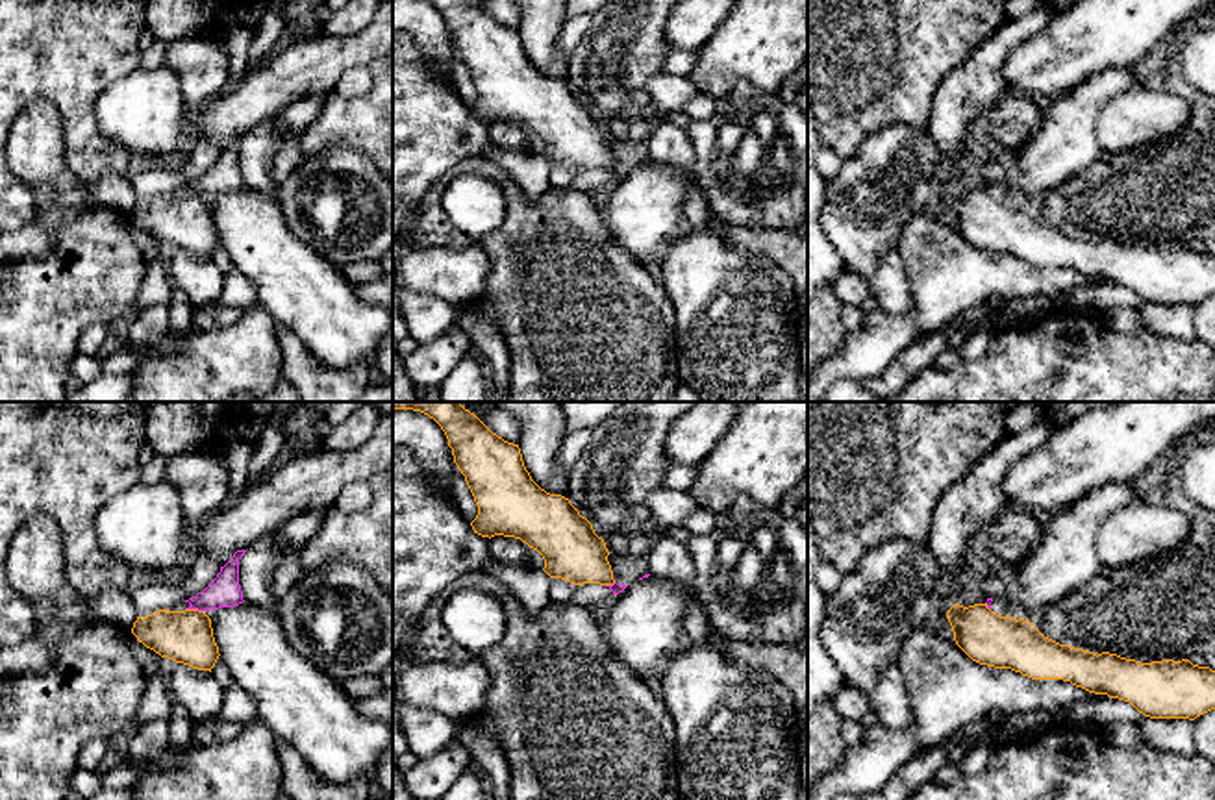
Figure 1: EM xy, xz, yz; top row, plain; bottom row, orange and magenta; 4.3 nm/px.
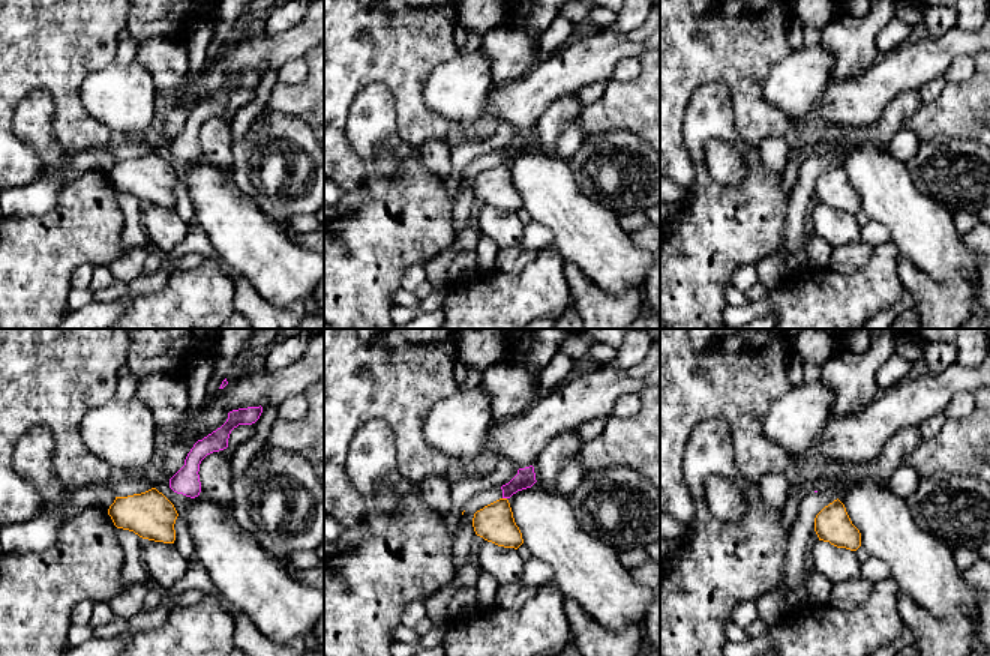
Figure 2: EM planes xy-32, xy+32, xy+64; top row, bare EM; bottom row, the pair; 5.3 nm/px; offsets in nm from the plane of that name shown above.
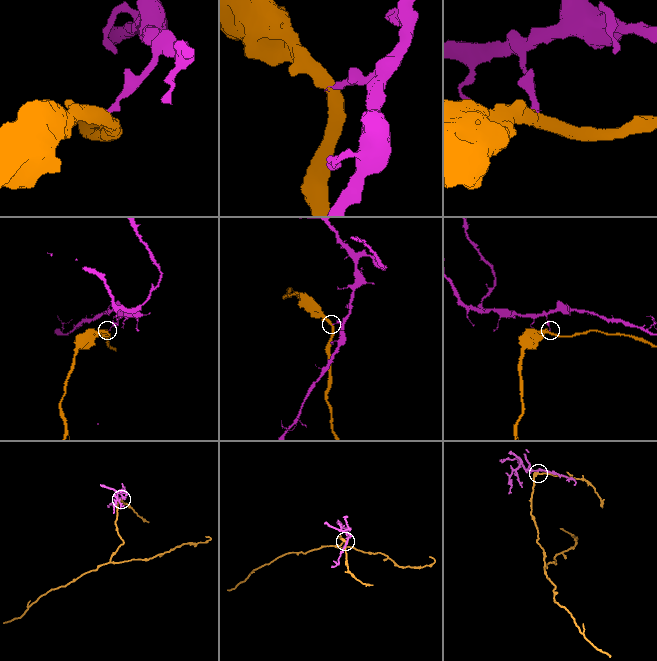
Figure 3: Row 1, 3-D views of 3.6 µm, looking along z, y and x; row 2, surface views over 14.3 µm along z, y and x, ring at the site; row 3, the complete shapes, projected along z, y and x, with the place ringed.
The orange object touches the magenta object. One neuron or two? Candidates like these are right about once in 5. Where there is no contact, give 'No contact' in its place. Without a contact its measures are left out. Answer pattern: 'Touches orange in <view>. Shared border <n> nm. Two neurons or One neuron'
Touches orange in xy. Shared border 70 nm. Two neurons

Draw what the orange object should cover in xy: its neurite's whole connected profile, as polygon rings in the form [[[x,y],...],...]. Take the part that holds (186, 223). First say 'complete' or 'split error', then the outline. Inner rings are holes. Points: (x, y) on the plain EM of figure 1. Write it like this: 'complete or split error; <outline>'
complete; [[[159,194],[133,207],[132,219],[161,243],[209,256],[219,244],[211,204],[198,194]]]

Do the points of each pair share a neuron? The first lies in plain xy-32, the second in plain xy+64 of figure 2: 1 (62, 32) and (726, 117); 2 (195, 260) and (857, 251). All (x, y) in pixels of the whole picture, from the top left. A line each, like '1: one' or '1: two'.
1: two
2: one

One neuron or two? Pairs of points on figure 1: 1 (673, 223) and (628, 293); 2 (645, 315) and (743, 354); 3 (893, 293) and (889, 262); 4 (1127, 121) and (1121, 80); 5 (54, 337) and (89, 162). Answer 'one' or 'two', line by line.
1: two
2: two
3: one
4: two
5: two

